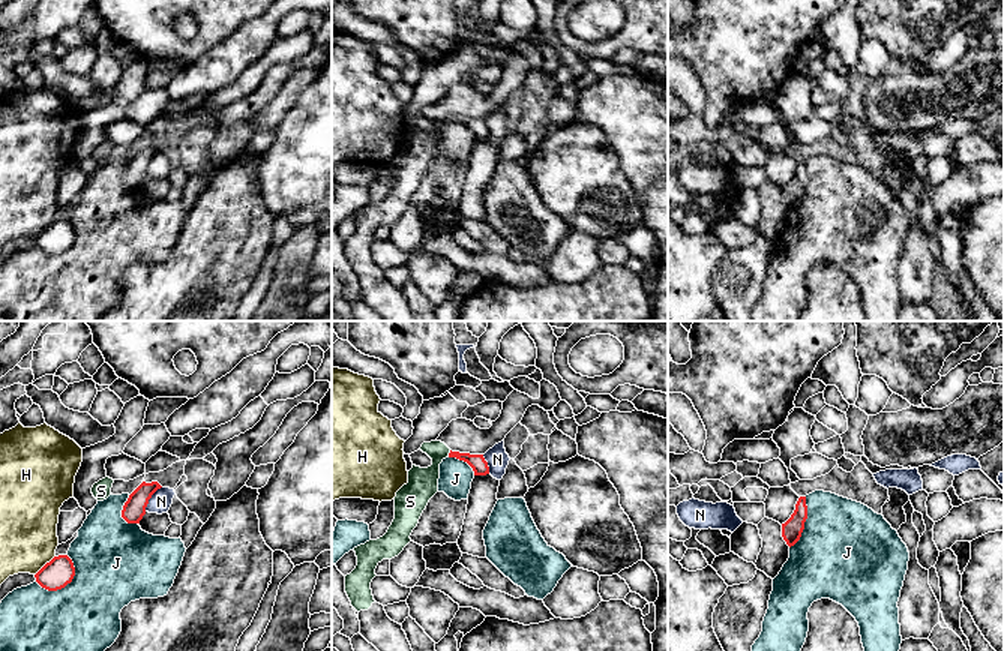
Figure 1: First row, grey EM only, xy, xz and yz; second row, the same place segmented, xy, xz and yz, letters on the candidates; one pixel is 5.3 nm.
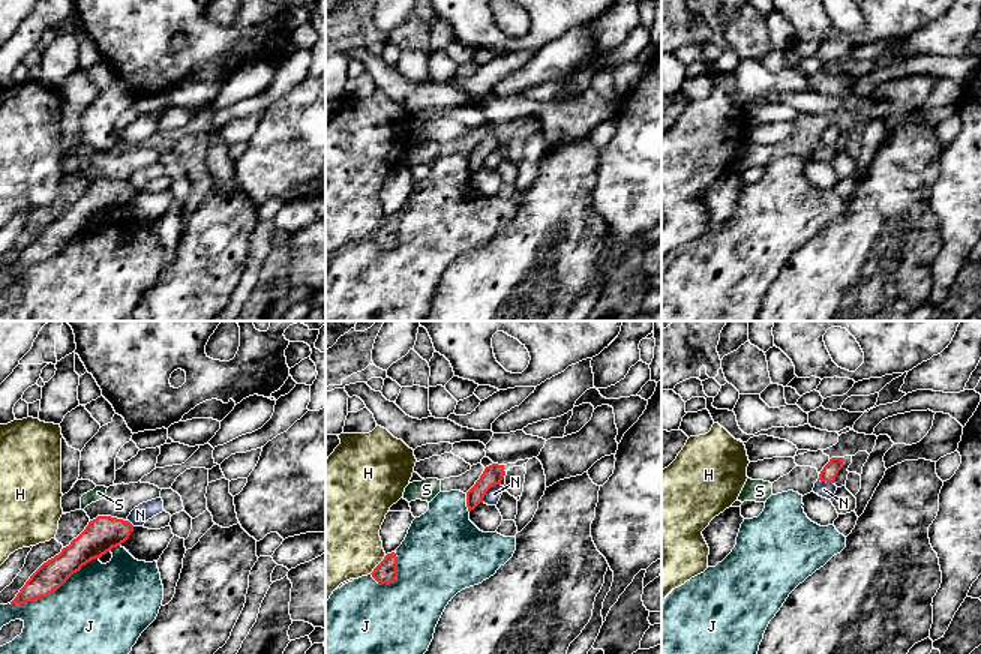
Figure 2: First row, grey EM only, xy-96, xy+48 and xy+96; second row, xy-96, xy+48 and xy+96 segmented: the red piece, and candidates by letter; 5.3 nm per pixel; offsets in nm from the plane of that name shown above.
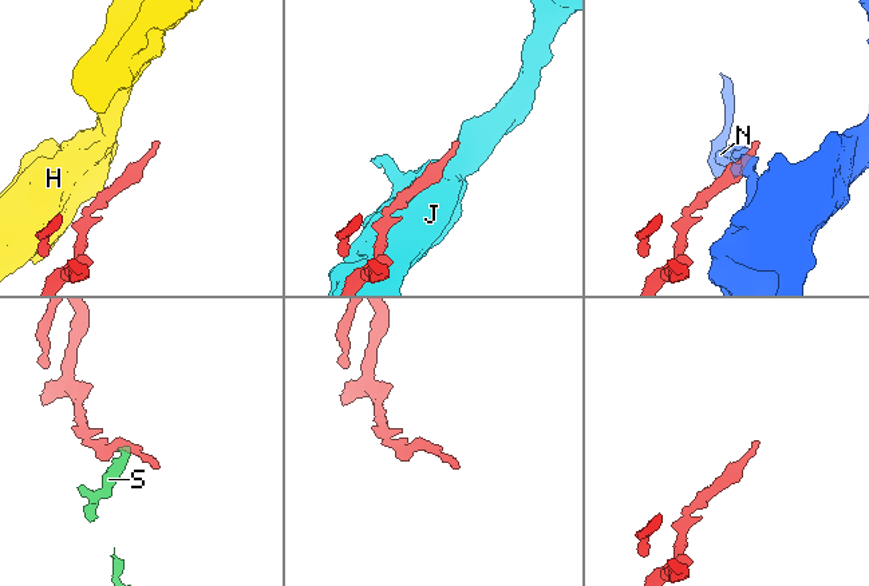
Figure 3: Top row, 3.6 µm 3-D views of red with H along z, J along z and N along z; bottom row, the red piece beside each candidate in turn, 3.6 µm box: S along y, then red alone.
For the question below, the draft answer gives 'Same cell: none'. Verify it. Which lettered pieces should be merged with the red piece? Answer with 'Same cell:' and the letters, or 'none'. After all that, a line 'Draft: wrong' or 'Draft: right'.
Same cell: none
Draft: right

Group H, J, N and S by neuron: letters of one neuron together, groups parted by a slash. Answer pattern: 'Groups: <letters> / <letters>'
Groups: H / J / N / S

